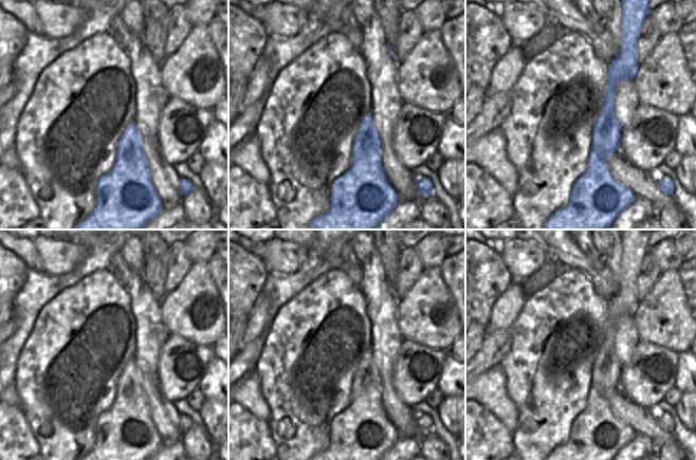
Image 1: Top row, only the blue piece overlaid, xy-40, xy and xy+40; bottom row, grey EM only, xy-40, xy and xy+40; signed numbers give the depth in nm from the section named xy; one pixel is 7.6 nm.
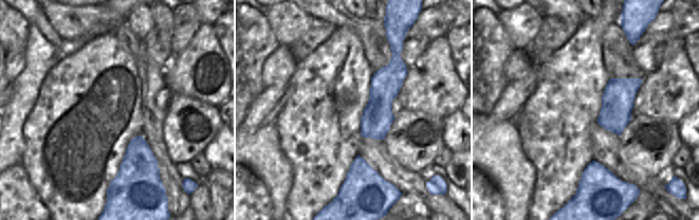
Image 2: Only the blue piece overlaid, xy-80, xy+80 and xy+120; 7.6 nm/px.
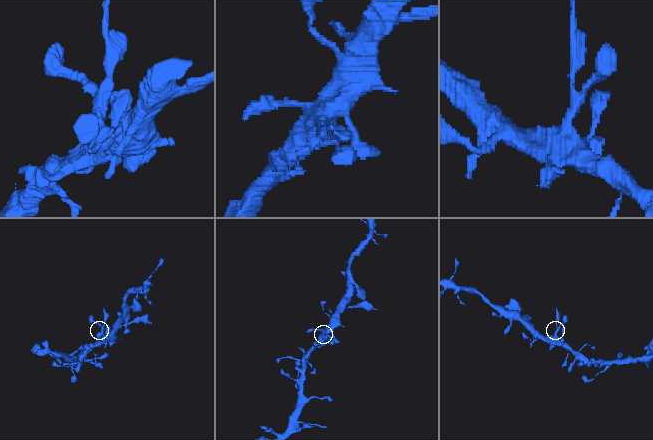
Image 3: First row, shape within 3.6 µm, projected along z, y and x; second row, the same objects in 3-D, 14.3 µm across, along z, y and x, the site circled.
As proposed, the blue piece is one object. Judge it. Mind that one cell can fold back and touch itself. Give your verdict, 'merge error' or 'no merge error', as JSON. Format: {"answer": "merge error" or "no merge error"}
{"answer": "merge error"}

